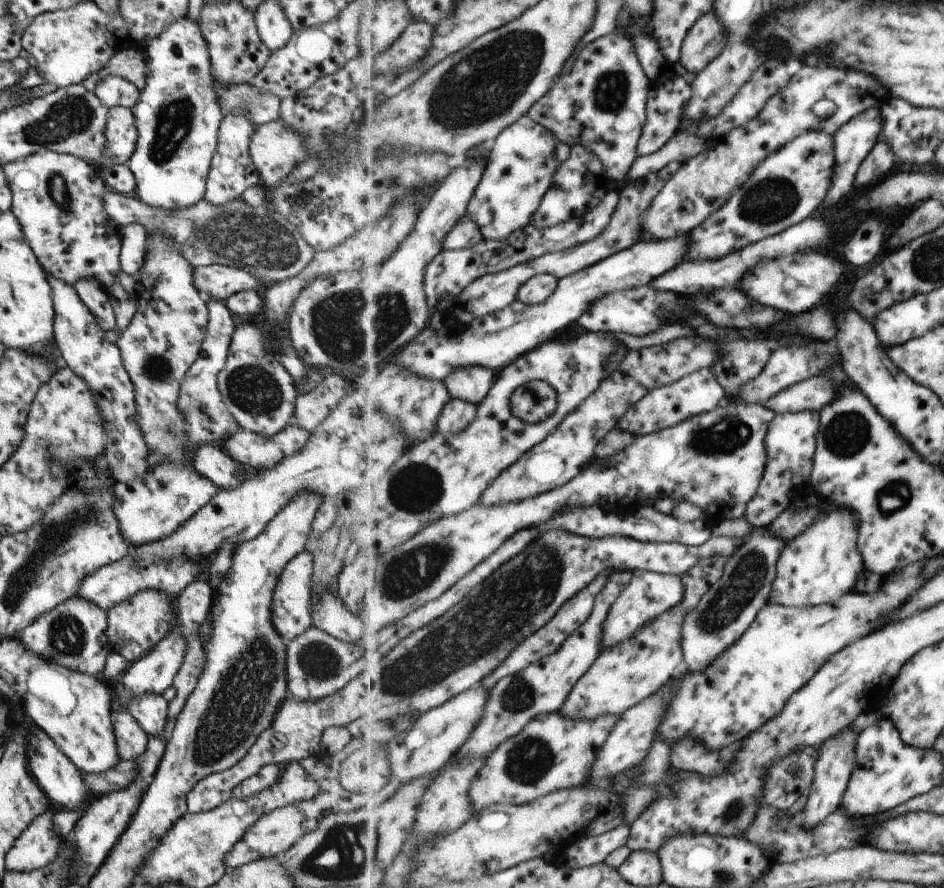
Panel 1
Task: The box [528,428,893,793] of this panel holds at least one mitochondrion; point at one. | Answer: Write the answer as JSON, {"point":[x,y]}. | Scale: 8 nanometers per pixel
{"point":[754,567]}

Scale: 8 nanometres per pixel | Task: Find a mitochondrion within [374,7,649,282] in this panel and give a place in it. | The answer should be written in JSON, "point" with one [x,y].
{"point":[485,83]}

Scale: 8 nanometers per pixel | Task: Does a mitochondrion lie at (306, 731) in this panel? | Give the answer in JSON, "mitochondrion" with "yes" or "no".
{"mitochondrion":"no"}

